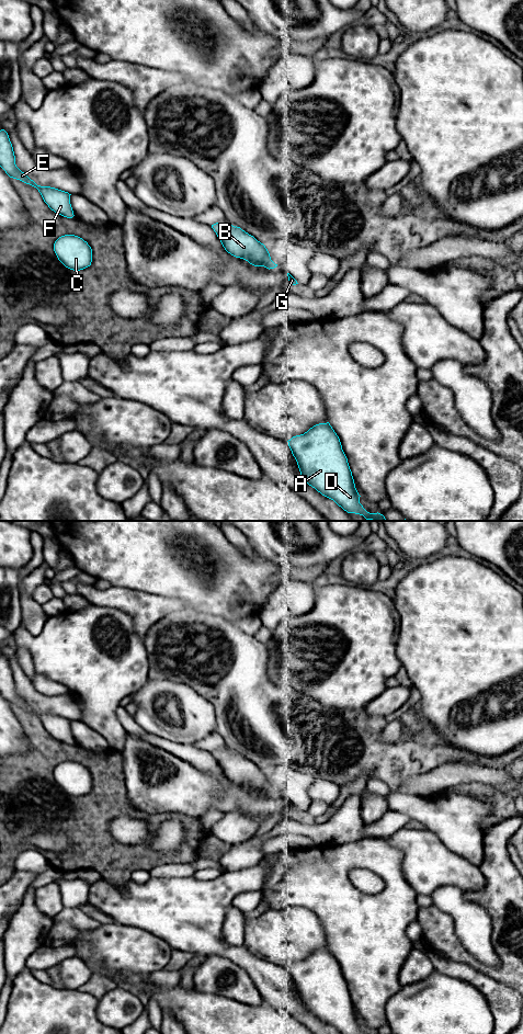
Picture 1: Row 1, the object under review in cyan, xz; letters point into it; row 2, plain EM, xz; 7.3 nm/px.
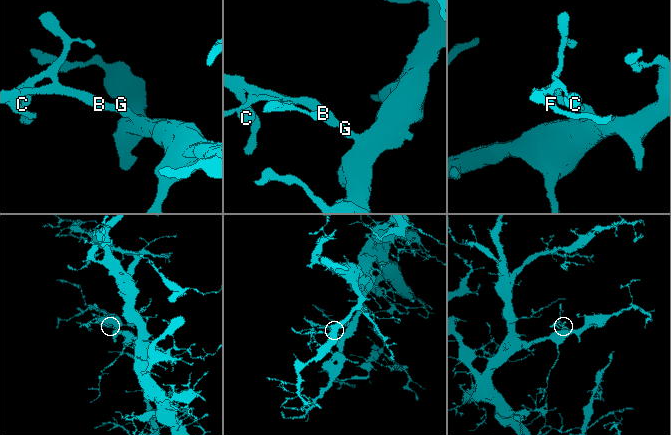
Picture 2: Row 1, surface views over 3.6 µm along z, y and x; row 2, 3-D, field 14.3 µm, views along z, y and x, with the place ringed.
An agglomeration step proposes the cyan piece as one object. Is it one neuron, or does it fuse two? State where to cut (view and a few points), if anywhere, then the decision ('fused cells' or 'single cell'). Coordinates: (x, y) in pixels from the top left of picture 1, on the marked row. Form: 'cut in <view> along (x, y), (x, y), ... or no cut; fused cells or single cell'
no cut; single cell

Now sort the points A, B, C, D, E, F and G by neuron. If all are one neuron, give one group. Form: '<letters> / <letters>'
A B C D E F G

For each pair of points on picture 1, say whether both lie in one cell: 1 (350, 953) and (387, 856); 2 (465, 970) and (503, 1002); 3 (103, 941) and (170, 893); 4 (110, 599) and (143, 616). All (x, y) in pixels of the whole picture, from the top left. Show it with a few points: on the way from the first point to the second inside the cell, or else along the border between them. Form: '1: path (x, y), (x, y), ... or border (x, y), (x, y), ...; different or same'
1: path (372, 929), (390, 910), (390, 881); same
2: path (475, 977), (493, 992); same
3: border (114, 921), (150, 932); different
4: path (117, 599), (125, 599), (135, 609); same

